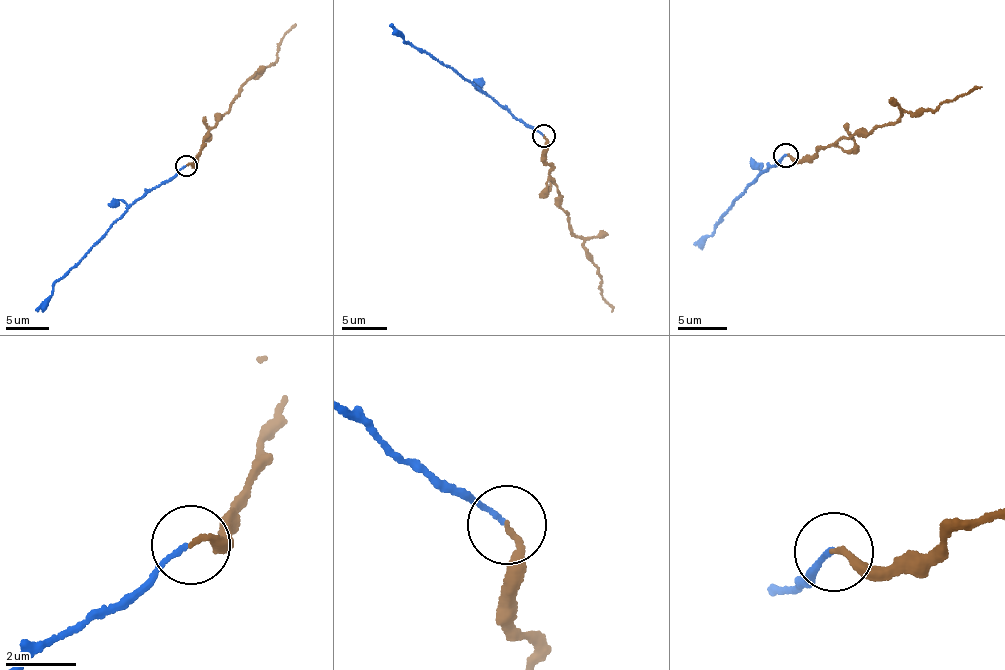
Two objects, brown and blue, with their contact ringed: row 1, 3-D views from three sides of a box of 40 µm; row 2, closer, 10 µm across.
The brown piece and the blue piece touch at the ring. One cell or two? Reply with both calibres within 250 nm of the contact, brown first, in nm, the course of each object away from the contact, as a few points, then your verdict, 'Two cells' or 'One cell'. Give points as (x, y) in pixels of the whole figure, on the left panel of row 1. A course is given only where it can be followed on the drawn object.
Thickness 150 nm (brown) against 130 nm. Course of brown: (187, 166), (198, 162), (211, 129), (236, 98), (239, 87), (272, 63), (284, 36), (296, 23). Course of blue: (185, 166), (125, 211), (86, 256), (55, 283), (52, 295), (38, 311). One cell

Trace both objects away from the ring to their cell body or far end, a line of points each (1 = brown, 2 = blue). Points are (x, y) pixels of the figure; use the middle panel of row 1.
1: (544, 136), (558, 206), (572, 234), (584, 241), (586, 259), (598, 268), (602, 299), (612, 312)
2: (542, 136), (484, 92), (404, 40), (393, 24)

